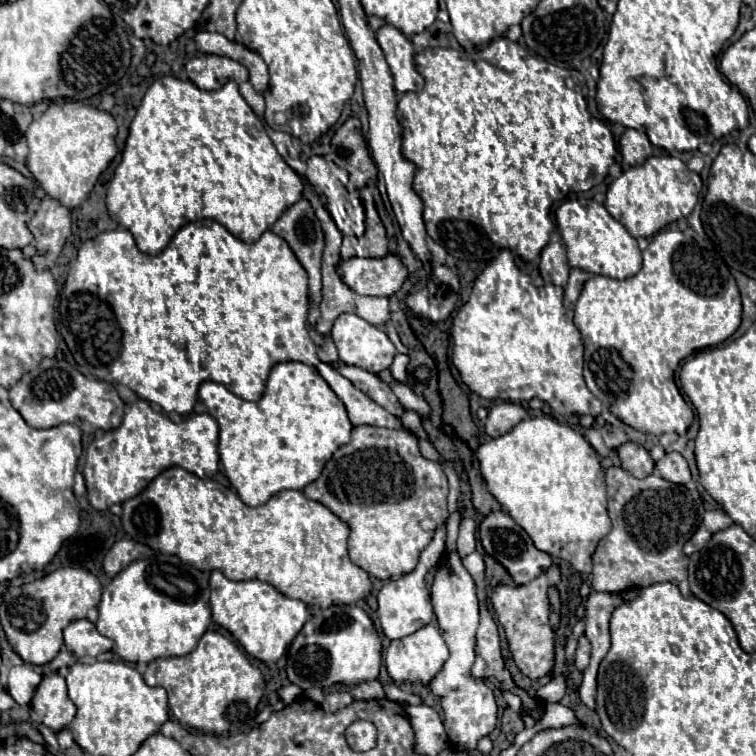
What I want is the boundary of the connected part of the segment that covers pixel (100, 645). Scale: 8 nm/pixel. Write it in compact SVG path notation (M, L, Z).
M75 620L65 628L65 646L69 652L73 652L77 658L83 656L99 656L103 652L109 652L113 648L113 640L107 636L101 636L93 622L89 620Z

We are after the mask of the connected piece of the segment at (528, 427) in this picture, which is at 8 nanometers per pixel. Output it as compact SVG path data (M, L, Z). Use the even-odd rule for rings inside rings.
M548 415L528 418L505 436L481 444L475 452L481 474L487 482L489 492L499 500L507 514L529 534L535 548L569 562L580 574L592 571L592 558L599 540L609 532L611 520L607 516L607 494L605 494L605 472L599 464L593 446L573 428Z

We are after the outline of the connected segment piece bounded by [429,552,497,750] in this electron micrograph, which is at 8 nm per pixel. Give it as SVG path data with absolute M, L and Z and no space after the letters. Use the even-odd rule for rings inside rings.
M455 552L447 556L443 568L435 574L435 582L431 586L431 602L435 608L439 630L449 648L449 660L443 664L441 672L431 680L429 688L435 696L441 698L443 726L453 746L457 750L477 748L477 742L495 730L497 702L493 690L481 678L475 678L471 674L475 662L475 634L479 624L479 610L473 578L463 568L461 558Z

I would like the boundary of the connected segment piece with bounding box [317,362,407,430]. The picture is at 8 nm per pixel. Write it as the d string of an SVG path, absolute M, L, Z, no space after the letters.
M321 362L317 370L325 378L325 382L333 388L333 392L343 400L353 426L371 424L371 426L385 426L391 430L407 430L401 418L395 418L385 408L375 404L367 394L357 390L345 376L341 376L339 370L335 370L331 364Z

